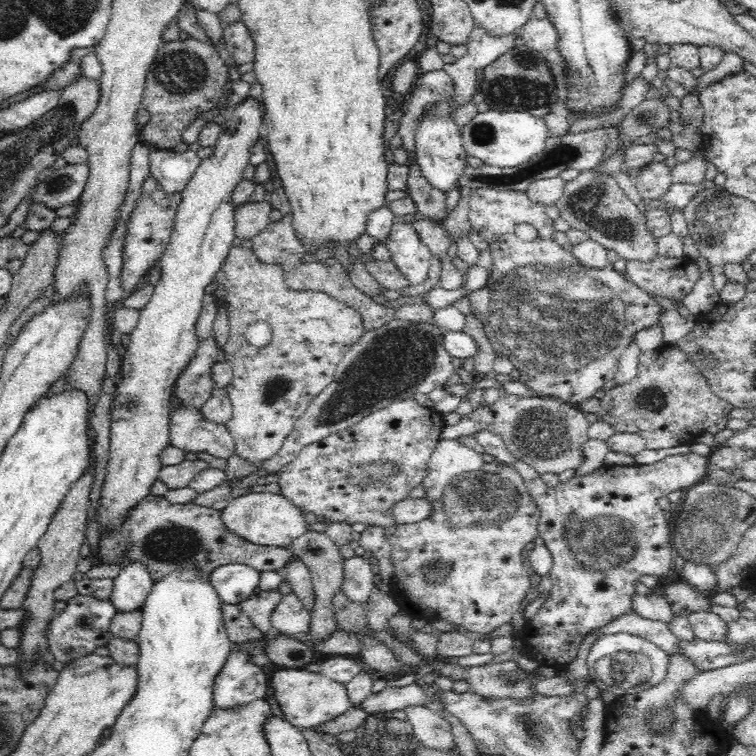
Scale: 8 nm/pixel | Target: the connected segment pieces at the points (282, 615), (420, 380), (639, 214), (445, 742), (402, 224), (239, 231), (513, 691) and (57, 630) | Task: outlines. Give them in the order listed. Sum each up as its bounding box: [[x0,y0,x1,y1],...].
[[271,592,311,636],[192,317,455,511],[555,168,659,262],[403,705,455,749],[386,216,432,286],[234,199,272,242],[428,660,557,700],[46,594,116,664]]

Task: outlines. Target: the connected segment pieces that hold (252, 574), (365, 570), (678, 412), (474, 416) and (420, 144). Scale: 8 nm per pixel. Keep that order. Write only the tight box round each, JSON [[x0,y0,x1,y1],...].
[[210,563,261,605],[341,555,374,605],[596,345,732,451],[466,393,592,475],[415,115,466,192]]

